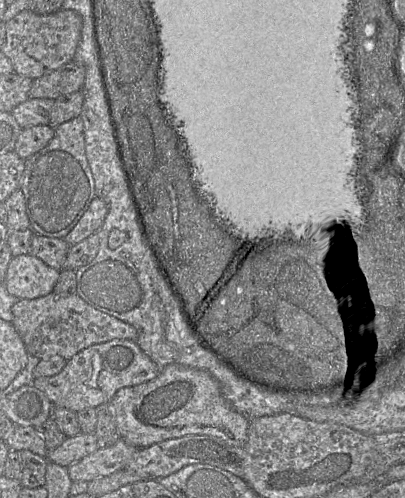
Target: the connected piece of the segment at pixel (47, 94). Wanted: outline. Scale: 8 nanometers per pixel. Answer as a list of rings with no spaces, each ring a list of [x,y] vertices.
[[[69,62],[34,79],[29,91],[29,98],[56,100],[61,96],[82,91],[85,75],[85,69],[82,65]]]

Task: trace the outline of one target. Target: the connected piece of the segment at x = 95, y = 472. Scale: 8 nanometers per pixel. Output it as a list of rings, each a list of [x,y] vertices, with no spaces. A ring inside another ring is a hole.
[[[120,438],[115,444],[99,448],[67,467],[68,475],[72,482],[90,482],[99,477],[108,476],[124,469],[137,450],[138,448]]]

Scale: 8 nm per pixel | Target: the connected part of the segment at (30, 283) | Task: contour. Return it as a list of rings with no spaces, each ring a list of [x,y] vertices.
[[[31,255],[11,259],[4,285],[9,294],[19,299],[35,299],[53,292],[60,270]]]

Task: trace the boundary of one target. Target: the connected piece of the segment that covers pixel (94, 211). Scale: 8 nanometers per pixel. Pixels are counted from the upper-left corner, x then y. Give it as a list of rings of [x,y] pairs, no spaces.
[[[95,197],[74,228],[65,236],[64,240],[70,246],[82,242],[101,228],[107,213],[108,207],[106,203]]]

